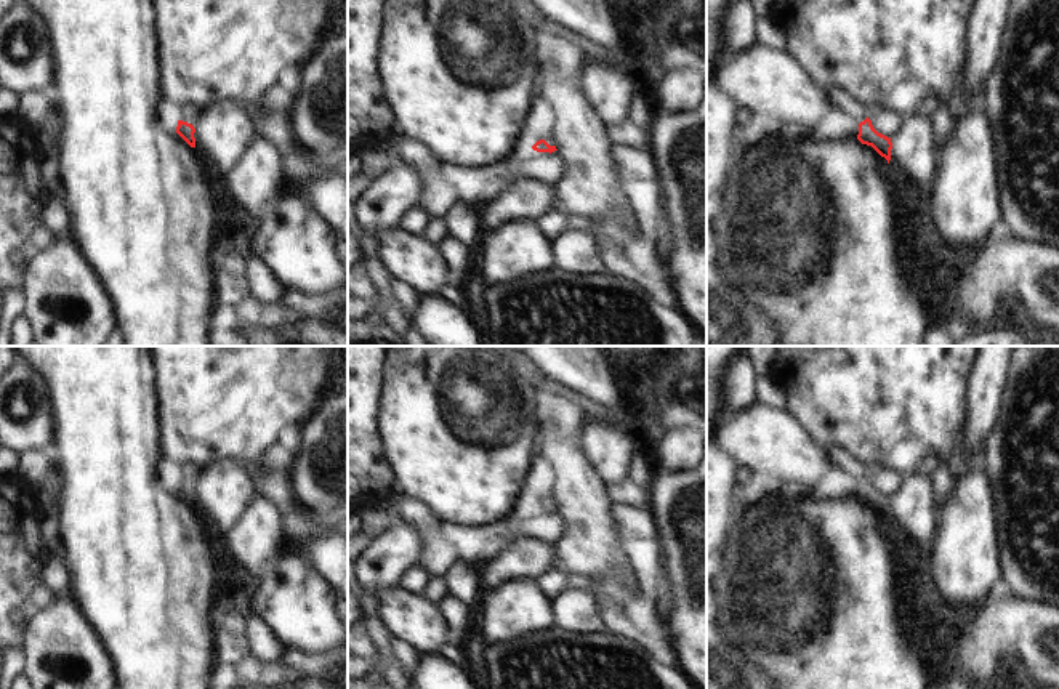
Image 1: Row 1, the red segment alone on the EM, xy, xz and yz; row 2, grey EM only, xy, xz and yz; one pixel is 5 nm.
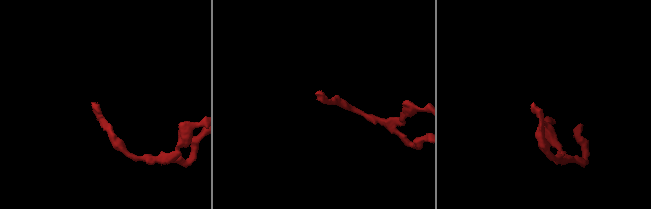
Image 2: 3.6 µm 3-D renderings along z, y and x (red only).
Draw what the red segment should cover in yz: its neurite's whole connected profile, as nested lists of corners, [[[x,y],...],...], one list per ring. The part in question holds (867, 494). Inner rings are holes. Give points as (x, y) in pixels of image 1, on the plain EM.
[[[825,447],[825,449],[831,460],[831,465],[841,468],[846,474],[851,474],[859,481],[857,498],[862,503],[872,505],[889,522],[892,508],[891,497],[878,492],[873,487],[872,479],[868,477],[868,468],[840,447]]]

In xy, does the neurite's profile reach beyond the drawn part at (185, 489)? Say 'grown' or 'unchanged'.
grown

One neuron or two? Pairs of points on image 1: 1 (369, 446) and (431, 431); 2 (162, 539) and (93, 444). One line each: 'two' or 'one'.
1: two
2: one

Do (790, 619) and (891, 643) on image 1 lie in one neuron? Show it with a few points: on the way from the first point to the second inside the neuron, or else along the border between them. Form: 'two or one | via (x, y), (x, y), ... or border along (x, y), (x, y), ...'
one | via (816, 619), (843, 643), (865, 643)

